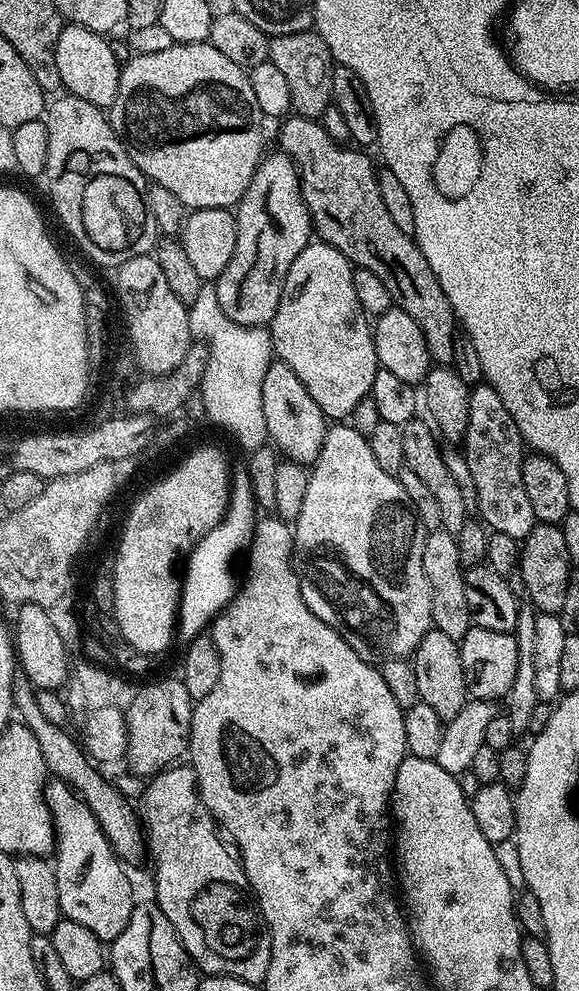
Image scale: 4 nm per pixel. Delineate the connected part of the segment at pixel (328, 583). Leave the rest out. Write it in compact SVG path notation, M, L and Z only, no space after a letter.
M340 422L329 427L324 445L316 463L311 465L308 485L306 486L306 498L302 501L302 510L298 518L294 521L294 567L296 576L300 580L302 598L326 626L330 626L350 646L359 656L369 662L381 662L380 660L400 660L411 657L416 651L418 642L428 633L432 627L432 599L430 598L430 582L426 582L426 570L422 570L422 546L424 545L425 533L422 531L420 519L416 516L416 511L412 509L410 498L406 490L402 490L399 479L393 473L382 470L374 459L372 447L368 445L368 437L363 436L358 430L352 428L347 423Z

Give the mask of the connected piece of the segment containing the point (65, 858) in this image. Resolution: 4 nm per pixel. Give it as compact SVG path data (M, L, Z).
M52 778L44 785L44 801L52 812L52 825L56 827L57 841L54 849L54 869L58 886L58 902L61 904L63 919L82 922L86 930L91 930L102 941L111 942L126 930L134 907L132 884L128 881L125 865L110 846L102 826L94 818L90 806L77 794L71 784Z

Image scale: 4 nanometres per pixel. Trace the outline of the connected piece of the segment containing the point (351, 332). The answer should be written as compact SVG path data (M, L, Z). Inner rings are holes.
M309 242L302 254L294 258L294 266L290 266L278 310L270 325L275 359L290 366L290 370L298 374L298 382L302 382L302 386L310 390L310 398L318 402L325 417L332 422L351 417L358 402L370 396L378 367L372 341L373 325L368 313L362 310L362 302L358 302L354 294L353 267L334 246L323 242Z

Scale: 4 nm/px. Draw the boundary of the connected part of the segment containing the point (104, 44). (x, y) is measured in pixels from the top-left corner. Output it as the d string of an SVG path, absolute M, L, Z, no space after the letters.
M65 23L64 29L58 34L54 58L58 58L58 74L62 74L62 85L71 95L99 108L111 109L118 94L122 64L116 60L109 41L101 33L86 30L86 26Z

